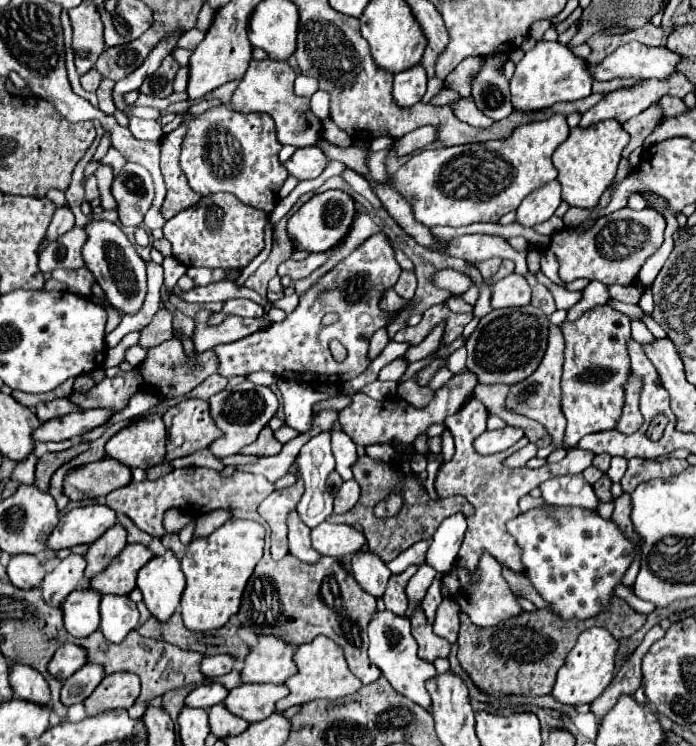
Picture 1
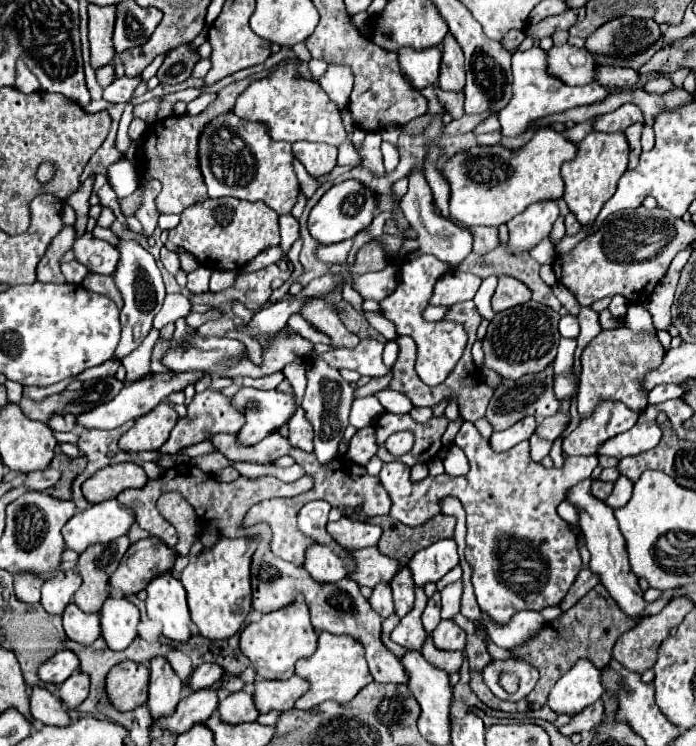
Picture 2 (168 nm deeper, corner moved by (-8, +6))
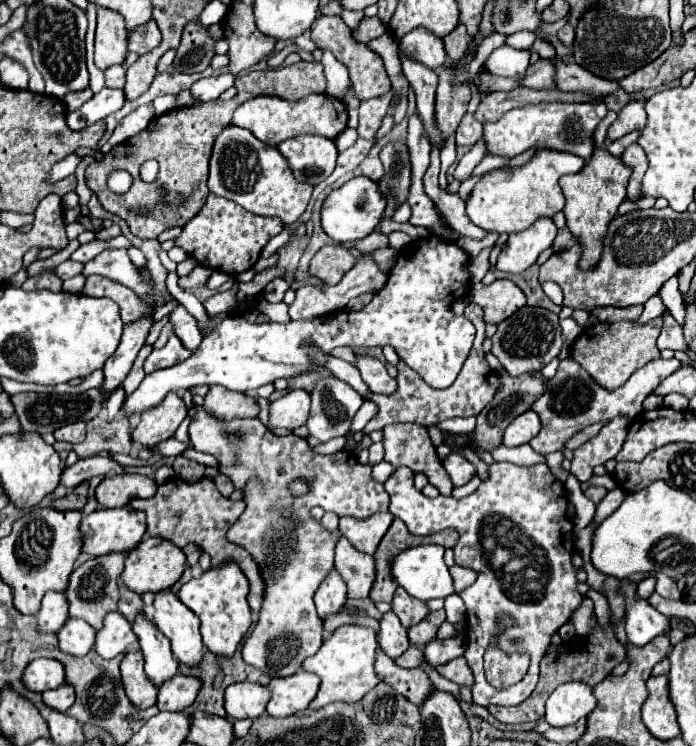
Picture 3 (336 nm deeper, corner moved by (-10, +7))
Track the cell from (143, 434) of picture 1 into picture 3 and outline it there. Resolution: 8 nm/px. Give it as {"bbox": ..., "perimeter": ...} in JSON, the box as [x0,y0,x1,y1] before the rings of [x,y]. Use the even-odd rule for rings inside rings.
{"bbox":[133,394,187,446],"perimeter":[[[167,394],[167,398],[141,414],[139,426],[133,430],[133,442],[141,446],[157,446],[159,442],[171,438],[179,424],[187,416],[187,406],[185,402],[175,394]]]}

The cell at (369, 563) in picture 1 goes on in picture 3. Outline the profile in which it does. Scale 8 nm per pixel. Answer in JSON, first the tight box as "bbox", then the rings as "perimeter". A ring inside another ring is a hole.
{"bbox":[379,612,409,660],"perimeter":[[[393,612],[383,614],[381,630],[379,630],[379,648],[381,648],[391,660],[397,660],[397,658],[409,648],[407,630],[403,628],[403,624],[399,622],[399,618],[397,618]]]}

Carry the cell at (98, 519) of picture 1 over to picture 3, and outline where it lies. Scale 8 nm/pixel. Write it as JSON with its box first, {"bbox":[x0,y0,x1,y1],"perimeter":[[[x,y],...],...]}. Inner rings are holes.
{"bbox":[81,506,145,556],"perimeter":[[[131,506],[123,508],[99,508],[91,514],[87,514],[81,520],[83,530],[83,552],[89,552],[93,556],[103,556],[111,552],[131,552],[139,546],[145,534],[145,514],[141,510],[133,510]]]}

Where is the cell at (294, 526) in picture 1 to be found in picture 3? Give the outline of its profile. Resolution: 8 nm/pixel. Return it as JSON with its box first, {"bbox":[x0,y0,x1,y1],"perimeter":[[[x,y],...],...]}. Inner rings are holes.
{"bbox":[315,570,347,620],"perimeter":[[[331,570],[331,574],[327,574],[327,578],[323,580],[323,586],[319,586],[315,594],[319,618],[325,620],[337,614],[343,608],[345,600],[347,600],[347,588],[343,586],[343,580],[339,578],[337,570]]]}

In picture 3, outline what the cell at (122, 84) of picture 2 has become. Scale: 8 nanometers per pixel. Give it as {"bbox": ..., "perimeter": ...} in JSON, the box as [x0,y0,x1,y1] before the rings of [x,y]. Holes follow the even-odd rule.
{"bbox":[67,88,125,130],"perimeter":[[[103,88],[99,94],[93,94],[91,100],[87,100],[81,108],[67,112],[67,126],[71,130],[83,130],[89,124],[95,124],[109,114],[117,112],[125,104],[125,94],[123,90],[113,90],[113,88]]]}

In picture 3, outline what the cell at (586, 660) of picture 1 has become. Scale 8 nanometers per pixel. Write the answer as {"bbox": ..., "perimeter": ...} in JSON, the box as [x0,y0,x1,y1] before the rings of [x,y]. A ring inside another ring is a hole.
{"bbox":[545,682,597,728],"perimeter":[[[567,682],[553,690],[553,694],[549,696],[545,720],[553,728],[571,726],[577,720],[589,716],[595,706],[597,700],[591,694],[589,686],[583,686],[583,682]]]}

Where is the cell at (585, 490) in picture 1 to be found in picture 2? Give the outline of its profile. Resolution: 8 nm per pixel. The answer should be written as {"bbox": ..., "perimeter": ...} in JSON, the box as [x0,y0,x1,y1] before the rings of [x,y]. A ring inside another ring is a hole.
{"bbox":[567,479,675,617],"perimeter":[[[583,479],[577,485],[573,485],[567,491],[567,501],[577,509],[577,515],[579,515],[579,529],[583,531],[587,547],[589,547],[589,553],[591,553],[589,569],[601,577],[601,583],[607,587],[607,591],[617,601],[617,605],[621,605],[621,609],[627,615],[631,615],[631,617],[659,613],[667,605],[667,601],[671,599],[675,589],[665,591],[655,603],[645,603],[643,601],[643,591],[639,589],[637,575],[633,575],[633,571],[629,567],[625,539],[623,539],[623,535],[621,535],[621,531],[617,527],[613,509],[605,501],[593,497],[593,493],[591,493],[591,479]]]}

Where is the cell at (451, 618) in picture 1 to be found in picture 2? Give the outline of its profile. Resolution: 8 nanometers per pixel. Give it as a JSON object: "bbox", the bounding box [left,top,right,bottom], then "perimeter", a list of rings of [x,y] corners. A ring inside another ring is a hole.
{"bbox":[431,619,465,651],"perimeter":[[[443,619],[431,637],[433,643],[445,651],[463,651],[465,647],[465,631],[453,619]]]}

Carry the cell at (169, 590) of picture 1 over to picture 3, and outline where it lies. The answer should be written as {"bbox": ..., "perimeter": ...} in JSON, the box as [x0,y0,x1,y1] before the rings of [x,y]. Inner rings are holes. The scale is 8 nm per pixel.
{"bbox":[153,590,205,668],"perimeter":[[[171,590],[157,592],[153,622],[171,640],[173,656],[181,664],[191,668],[201,664],[205,646],[199,634],[199,618]]]}

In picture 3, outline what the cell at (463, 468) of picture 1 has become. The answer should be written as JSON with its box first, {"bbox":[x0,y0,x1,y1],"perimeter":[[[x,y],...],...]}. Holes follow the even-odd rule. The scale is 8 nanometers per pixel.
{"bbox":[385,462,583,706],"perimeter":[[[495,462],[489,466],[489,480],[483,482],[477,492],[473,492],[471,496],[467,496],[463,500],[455,500],[453,496],[437,496],[437,498],[423,496],[413,486],[413,471],[404,466],[397,468],[391,474],[391,478],[385,482],[385,490],[391,496],[389,512],[395,518],[401,518],[411,534],[427,536],[427,534],[441,532],[445,528],[453,528],[459,532],[459,542],[453,548],[455,564],[477,572],[477,580],[459,592],[459,596],[463,598],[463,602],[467,606],[467,626],[465,626],[467,650],[465,650],[463,658],[467,660],[467,664],[475,676],[473,702],[479,706],[491,706],[491,704],[517,706],[517,704],[521,704],[523,700],[529,698],[529,694],[537,686],[539,662],[543,660],[553,634],[565,622],[569,622],[571,614],[579,608],[579,604],[583,600],[583,596],[577,592],[577,578],[575,578],[577,570],[571,564],[571,554],[575,550],[573,522],[569,518],[565,518],[567,494],[565,494],[563,484],[551,474],[551,470],[545,464],[523,468],[523,466],[515,466],[509,462]],[[499,612],[511,614],[517,622],[515,630],[507,632],[507,638],[503,638],[505,648],[517,650],[515,646],[509,646],[509,642],[511,642],[511,636],[515,638],[515,634],[519,634],[523,650],[527,650],[531,656],[531,664],[529,664],[525,678],[505,690],[493,688],[485,680],[485,674],[483,674],[483,650],[487,650],[487,642],[491,642],[491,634],[495,634],[495,618]]]}

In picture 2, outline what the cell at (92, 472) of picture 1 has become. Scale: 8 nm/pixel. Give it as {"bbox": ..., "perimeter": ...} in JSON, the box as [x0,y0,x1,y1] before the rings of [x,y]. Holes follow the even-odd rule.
{"bbox":[83,463,147,503],"perimeter":[[[115,463],[99,469],[83,483],[83,495],[89,503],[101,503],[113,499],[117,493],[129,487],[143,487],[147,483],[145,471],[135,463]]]}

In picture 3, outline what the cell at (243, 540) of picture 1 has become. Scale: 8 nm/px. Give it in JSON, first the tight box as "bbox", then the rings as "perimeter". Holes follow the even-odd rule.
{"bbox":[179,564,251,658],"perimeter":[[[223,564],[217,570],[207,570],[201,578],[193,578],[179,590],[179,600],[191,608],[201,620],[203,642],[209,652],[221,658],[231,658],[251,626],[251,608],[247,606],[249,582],[235,564]]]}

